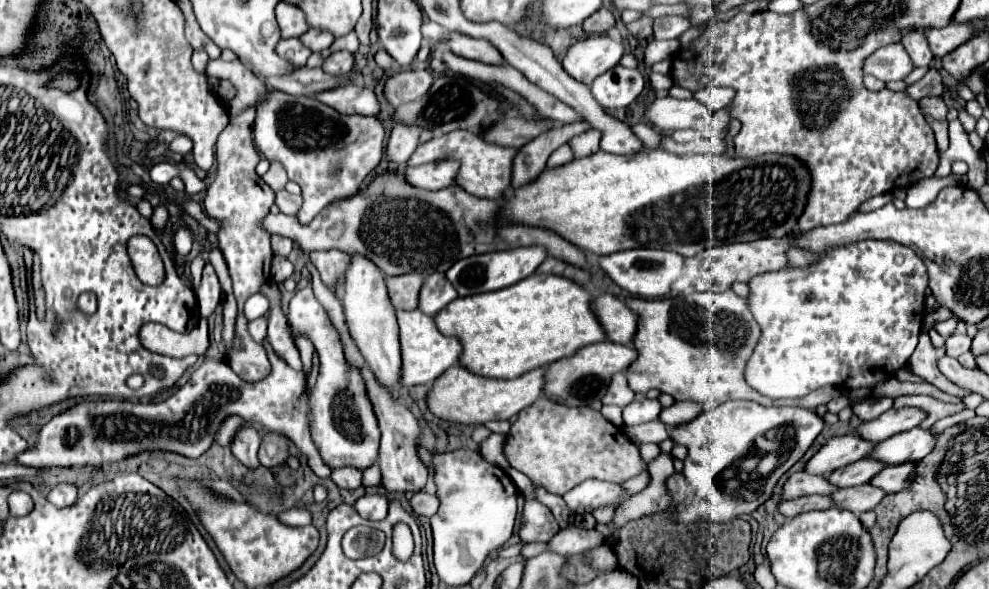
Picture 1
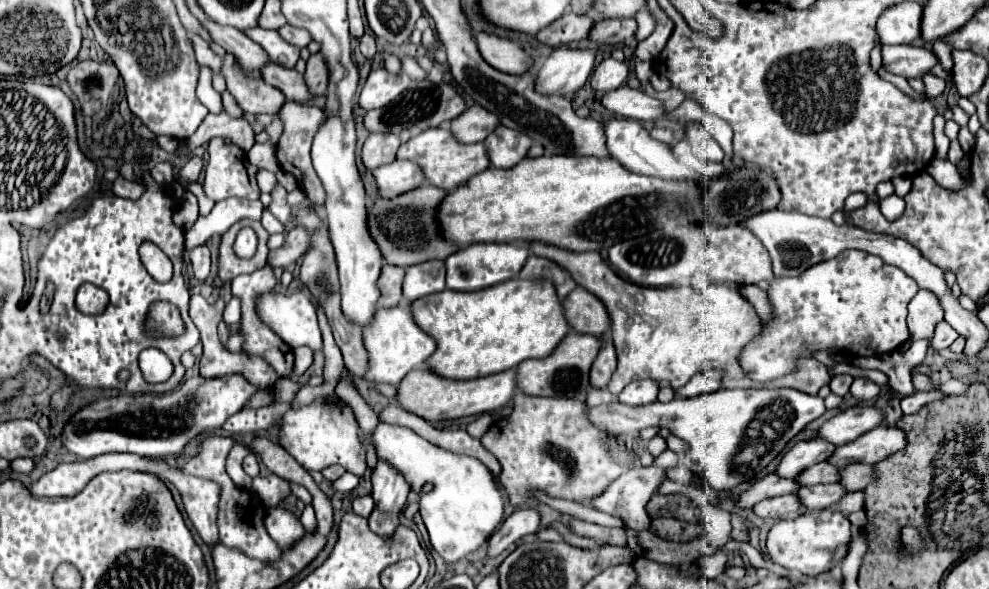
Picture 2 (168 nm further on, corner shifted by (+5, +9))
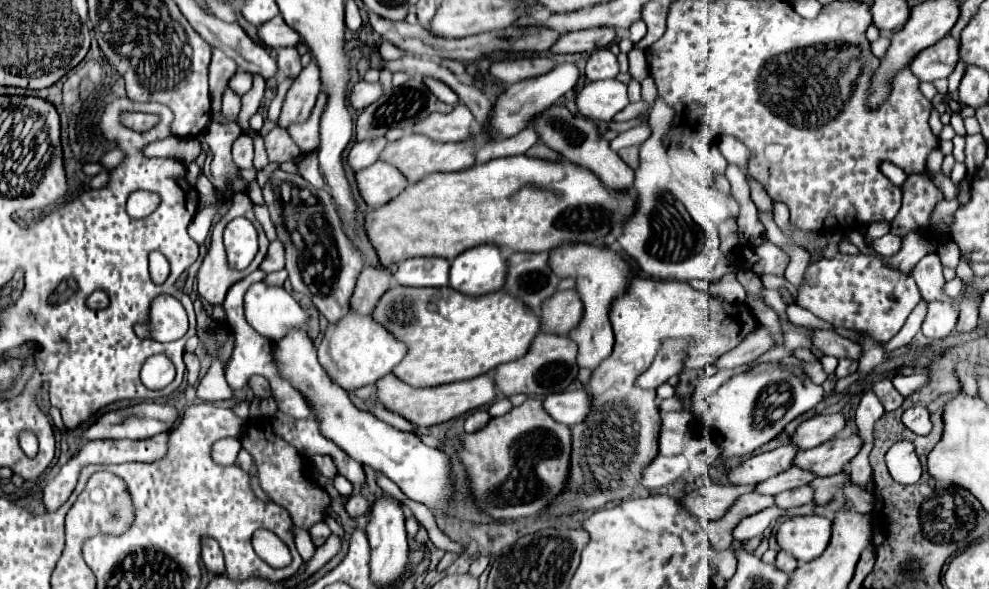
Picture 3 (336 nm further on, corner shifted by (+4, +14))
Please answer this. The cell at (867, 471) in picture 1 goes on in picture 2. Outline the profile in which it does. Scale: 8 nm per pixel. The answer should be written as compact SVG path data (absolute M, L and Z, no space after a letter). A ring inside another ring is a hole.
M820 462L820 464L814 464L814 466L806 468L802 474L798 474L796 482L800 486L814 486L814 484L838 482L838 468L830 466L828 462Z

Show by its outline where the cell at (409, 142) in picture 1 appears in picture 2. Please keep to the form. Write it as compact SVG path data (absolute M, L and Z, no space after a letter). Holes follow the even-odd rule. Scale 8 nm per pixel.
M370 134L362 146L362 164L368 170L396 160L400 138L396 134Z

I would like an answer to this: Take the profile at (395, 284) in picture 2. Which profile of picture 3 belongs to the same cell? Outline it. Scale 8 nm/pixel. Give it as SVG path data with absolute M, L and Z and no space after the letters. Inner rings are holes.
M365 267L357 279L355 293L351 297L351 307L355 313L371 315L379 297L391 287L393 271L389 267Z

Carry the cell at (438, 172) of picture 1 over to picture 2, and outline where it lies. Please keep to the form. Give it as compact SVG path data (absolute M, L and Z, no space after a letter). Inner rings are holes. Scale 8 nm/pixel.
M394 160L386 166L376 168L372 176L382 198L396 198L424 184L422 170L418 170L418 164L410 160Z

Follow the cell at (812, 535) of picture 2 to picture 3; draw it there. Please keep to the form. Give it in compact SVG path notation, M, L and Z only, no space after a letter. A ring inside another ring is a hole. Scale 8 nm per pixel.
M819 515L791 517L777 529L777 543L799 563L817 559L829 545L833 521Z

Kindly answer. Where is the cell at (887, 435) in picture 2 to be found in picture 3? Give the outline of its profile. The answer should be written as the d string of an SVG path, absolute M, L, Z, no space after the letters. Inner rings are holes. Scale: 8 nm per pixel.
M859 435L835 437L819 447L801 451L795 457L795 465L807 471L813 471L819 477L841 473L847 463L861 451L863 439Z

